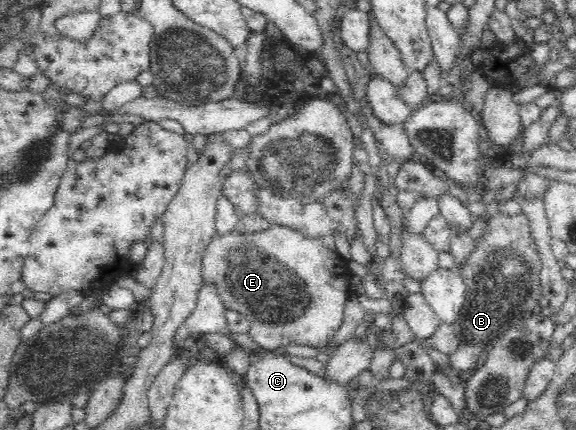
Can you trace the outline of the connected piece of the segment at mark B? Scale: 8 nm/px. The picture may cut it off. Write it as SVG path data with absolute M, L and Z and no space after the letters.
M523 212L519 215L496 213L487 221L473 254L456 268L467 286L468 297L454 324L457 351L448 355L455 369L473 371L487 359L487 353L511 325L525 319L524 315L538 312L542 295L540 267L530 222Z

